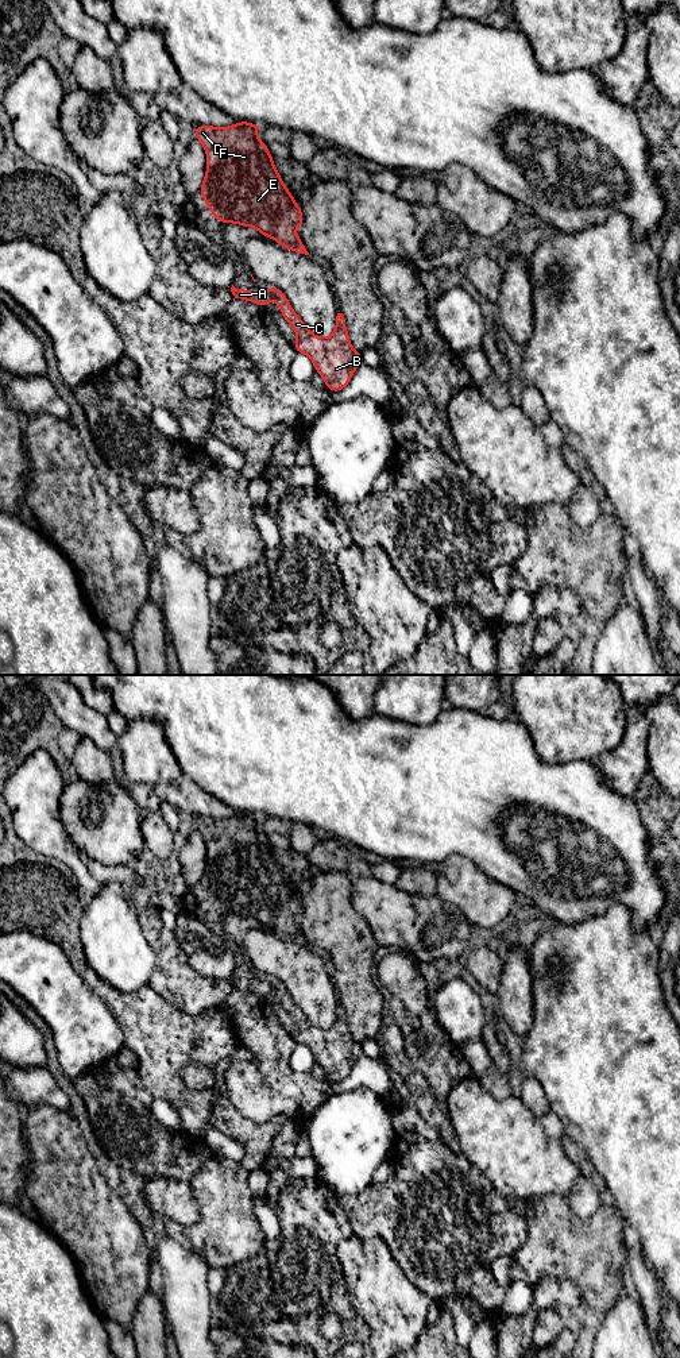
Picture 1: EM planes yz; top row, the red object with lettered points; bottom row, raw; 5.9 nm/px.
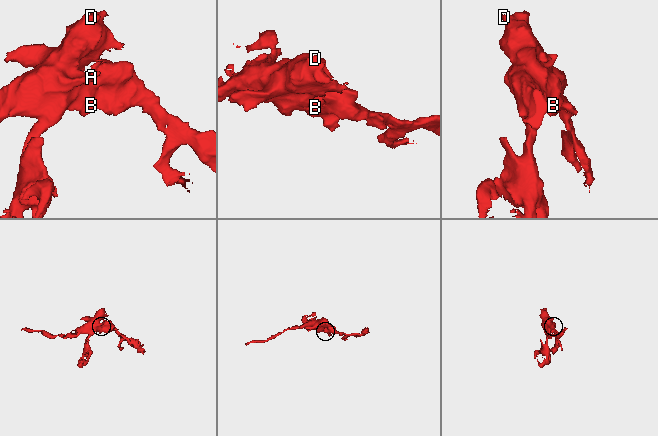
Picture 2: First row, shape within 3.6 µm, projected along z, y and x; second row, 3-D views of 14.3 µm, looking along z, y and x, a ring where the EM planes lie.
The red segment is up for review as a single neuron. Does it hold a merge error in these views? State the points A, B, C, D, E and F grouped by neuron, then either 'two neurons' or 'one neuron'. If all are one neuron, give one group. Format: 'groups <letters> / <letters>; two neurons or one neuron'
groups A D E F / B C; two neurons

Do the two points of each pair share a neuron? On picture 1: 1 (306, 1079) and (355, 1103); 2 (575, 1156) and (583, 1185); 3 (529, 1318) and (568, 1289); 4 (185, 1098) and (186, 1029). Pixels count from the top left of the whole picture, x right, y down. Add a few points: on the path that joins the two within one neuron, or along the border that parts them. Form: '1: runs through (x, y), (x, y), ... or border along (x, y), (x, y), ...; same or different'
1: border along (325, 1099), (302, 1121); different
2: border along (580, 1175), (587, 1177), (601, 1192); different
3: runs through (537, 1307), (552, 1292), (557, 1292); same
4: runs through (173, 1080), (173, 1046); same

